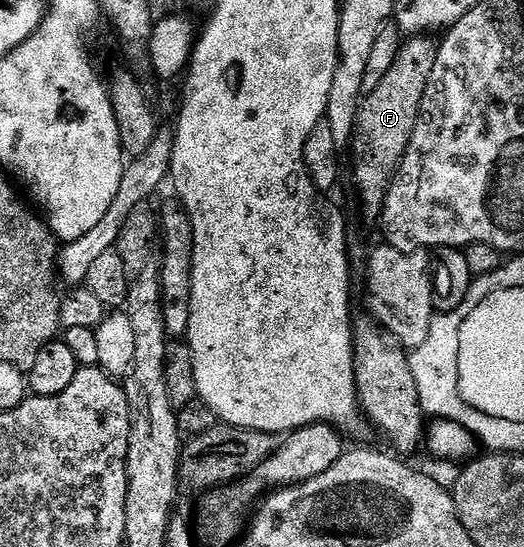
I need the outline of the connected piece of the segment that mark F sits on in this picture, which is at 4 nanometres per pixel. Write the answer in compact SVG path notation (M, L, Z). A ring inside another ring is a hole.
M414 36L408 41L405 41L400 47L398 56L394 60L394 64L390 68L390 72L386 72L386 76L382 76L382 84L378 84L378 88L374 88L370 93L361 101L359 112L359 123L355 129L354 147L356 146L356 182L360 185L360 198L364 201L364 210L370 217L379 219L384 209L384 202L388 198L388 189L392 186L392 183L396 180L396 175L400 172L400 165L404 163L404 157L408 151L408 145L410 140L414 136L416 131L416 122L420 119L420 109L424 103L424 98L428 95L428 85L432 79L432 73L436 67L436 51L438 49L437 43L428 36Z

